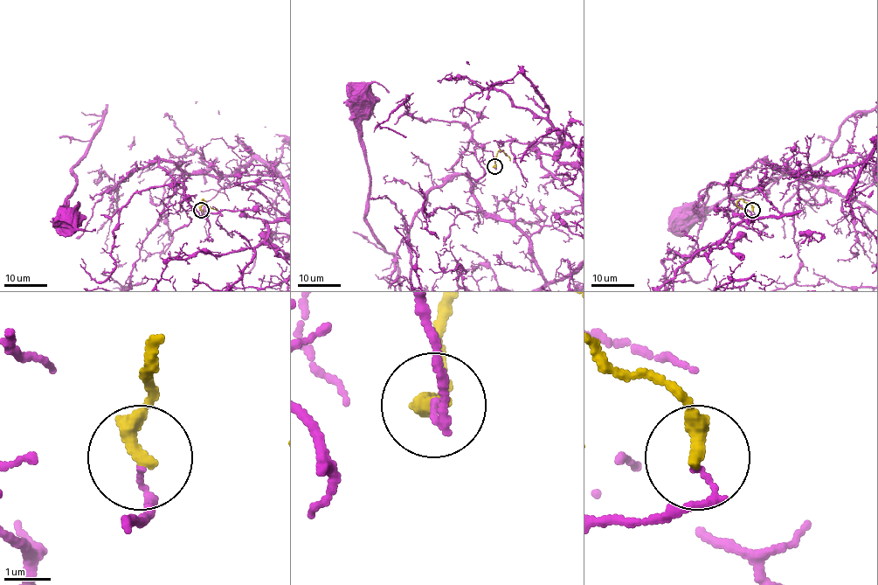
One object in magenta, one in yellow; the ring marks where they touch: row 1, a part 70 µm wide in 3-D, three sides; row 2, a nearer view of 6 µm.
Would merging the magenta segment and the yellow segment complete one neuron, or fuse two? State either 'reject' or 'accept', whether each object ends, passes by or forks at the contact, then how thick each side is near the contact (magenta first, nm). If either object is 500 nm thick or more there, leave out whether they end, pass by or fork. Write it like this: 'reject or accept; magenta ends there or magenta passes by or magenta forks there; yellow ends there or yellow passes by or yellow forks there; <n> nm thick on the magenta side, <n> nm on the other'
reject; magenta ends there; yellow ends there; 120 nm thick on the magenta side, 360 nm on the other

